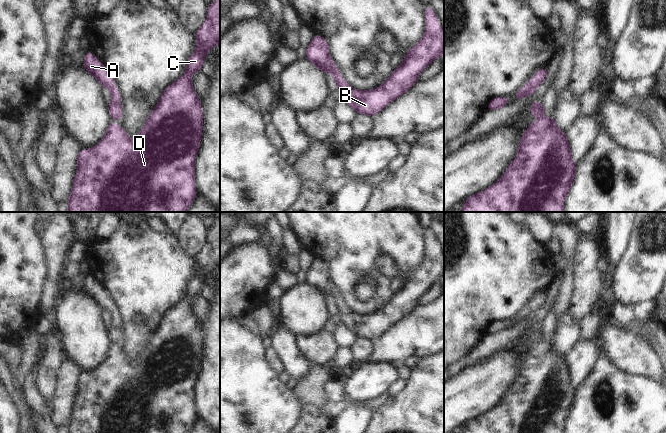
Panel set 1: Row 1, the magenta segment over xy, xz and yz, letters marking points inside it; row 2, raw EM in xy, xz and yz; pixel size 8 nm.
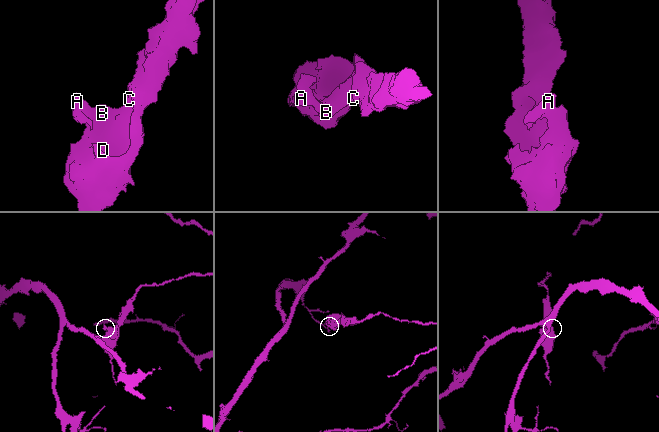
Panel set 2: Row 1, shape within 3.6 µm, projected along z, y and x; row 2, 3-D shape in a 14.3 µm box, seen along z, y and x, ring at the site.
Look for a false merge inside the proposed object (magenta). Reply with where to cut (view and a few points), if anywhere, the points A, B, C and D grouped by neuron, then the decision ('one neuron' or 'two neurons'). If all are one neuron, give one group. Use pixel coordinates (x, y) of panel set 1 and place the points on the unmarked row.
cut none; groups A B C D; one neuron

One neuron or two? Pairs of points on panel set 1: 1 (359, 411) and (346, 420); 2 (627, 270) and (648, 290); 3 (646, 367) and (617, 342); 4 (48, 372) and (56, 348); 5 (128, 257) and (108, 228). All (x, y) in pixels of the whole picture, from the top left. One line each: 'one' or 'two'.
1: one
2: one
3: one
4: one
5: two

